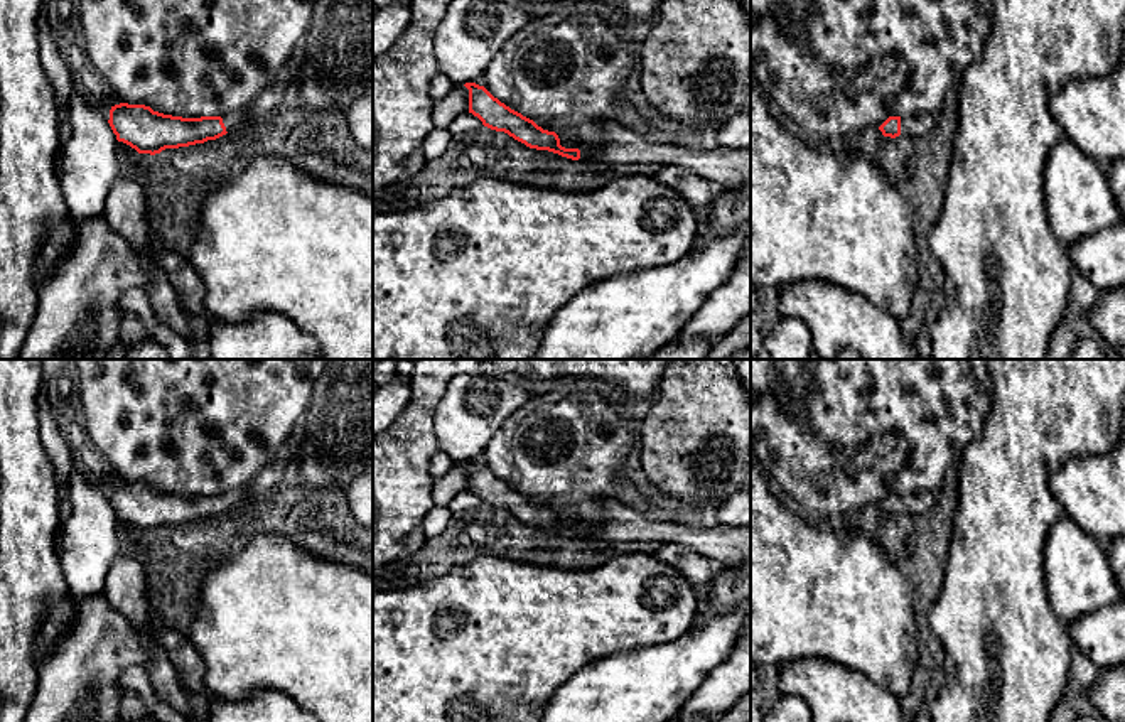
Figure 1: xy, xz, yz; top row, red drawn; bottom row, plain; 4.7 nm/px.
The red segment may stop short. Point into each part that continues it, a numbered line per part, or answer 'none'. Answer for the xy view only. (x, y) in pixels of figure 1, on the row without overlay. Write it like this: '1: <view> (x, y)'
1: xy (231, 498)

